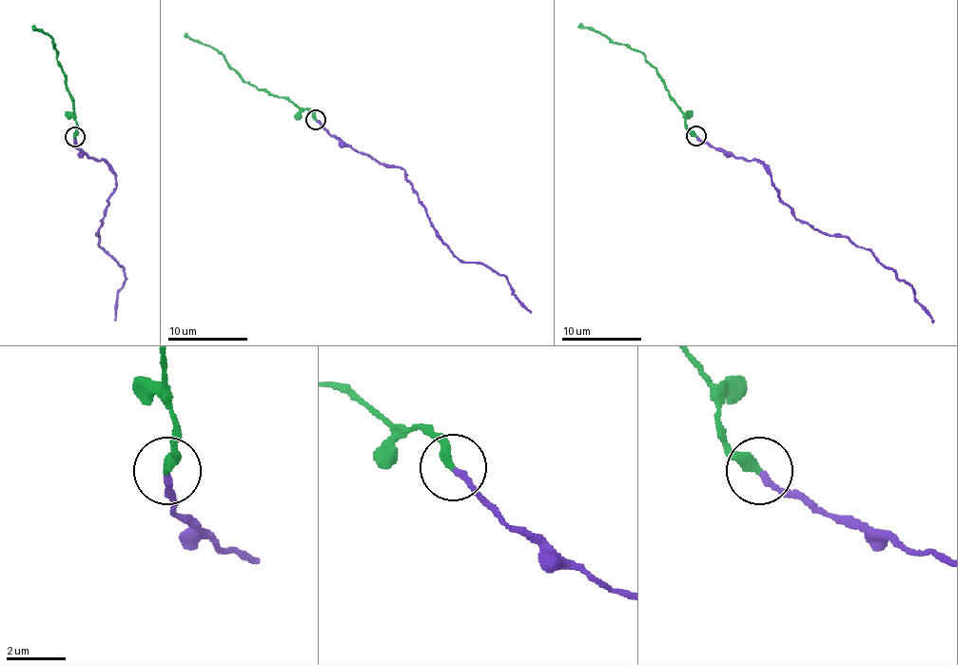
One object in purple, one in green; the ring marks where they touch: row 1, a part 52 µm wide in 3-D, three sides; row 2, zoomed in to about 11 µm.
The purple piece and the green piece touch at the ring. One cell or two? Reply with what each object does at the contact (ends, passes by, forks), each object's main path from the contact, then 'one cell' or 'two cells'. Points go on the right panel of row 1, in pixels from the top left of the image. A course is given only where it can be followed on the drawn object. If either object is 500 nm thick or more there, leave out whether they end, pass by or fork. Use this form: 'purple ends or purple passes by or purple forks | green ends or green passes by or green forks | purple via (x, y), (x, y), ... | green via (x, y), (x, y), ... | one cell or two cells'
purple ends | green ends | purple via (696, 136), (738, 158), (757, 161), (796, 218), (868, 250), (909, 284), (914, 300), (932, 322) | green via (696, 136), (686, 127), (685, 112), (670, 96), (656, 68), (643, 54), (578, 25) | one cell

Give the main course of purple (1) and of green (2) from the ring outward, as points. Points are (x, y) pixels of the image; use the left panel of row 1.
1: (73, 137), (77, 148), (105, 160), (115, 176), (116, 188), (95, 233), (101, 248), (125, 270), (114, 320)
2: (73, 137), (76, 127), (75, 113), (59, 56), (50, 36), (33, 27)

